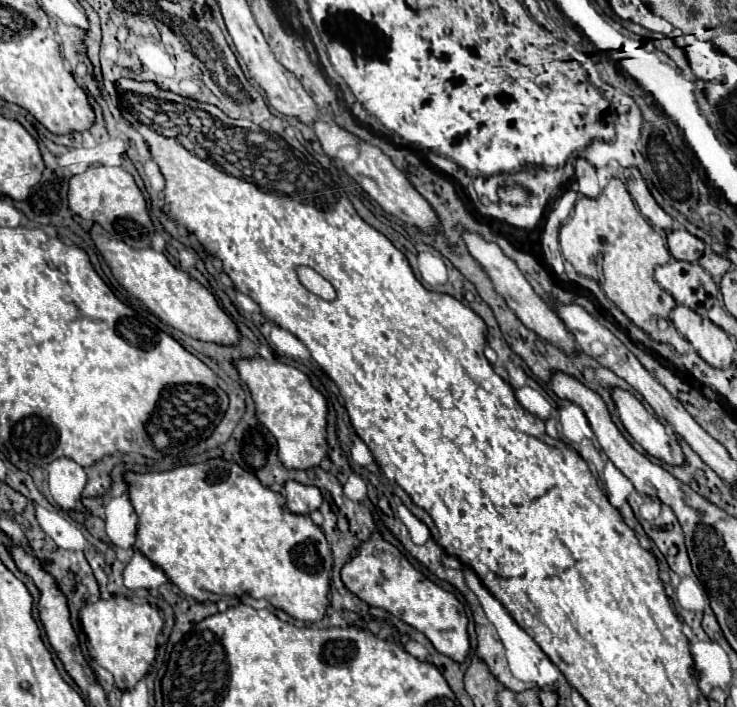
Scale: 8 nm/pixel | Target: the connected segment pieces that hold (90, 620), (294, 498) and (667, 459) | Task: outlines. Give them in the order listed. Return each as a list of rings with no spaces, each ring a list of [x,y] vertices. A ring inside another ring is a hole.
[[[124,595],[112,599],[100,599],[86,603],[80,609],[82,629],[88,639],[88,651],[91,659],[112,673],[118,689],[132,689],[148,671],[156,655],[156,637],[164,625],[158,609],[148,603],[138,605]]]
[[[288,481],[284,485],[284,491],[286,491],[286,505],[292,513],[296,515],[308,515],[312,511],[316,511],[322,503],[322,495],[320,495],[320,489],[318,487],[310,487],[310,485],[302,485],[302,483],[296,483],[296,481]]]
[[[614,389],[614,401],[626,431],[646,449],[646,453],[668,465],[684,465],[680,443],[666,433],[664,425],[650,415],[638,399],[634,399],[628,391]]]

